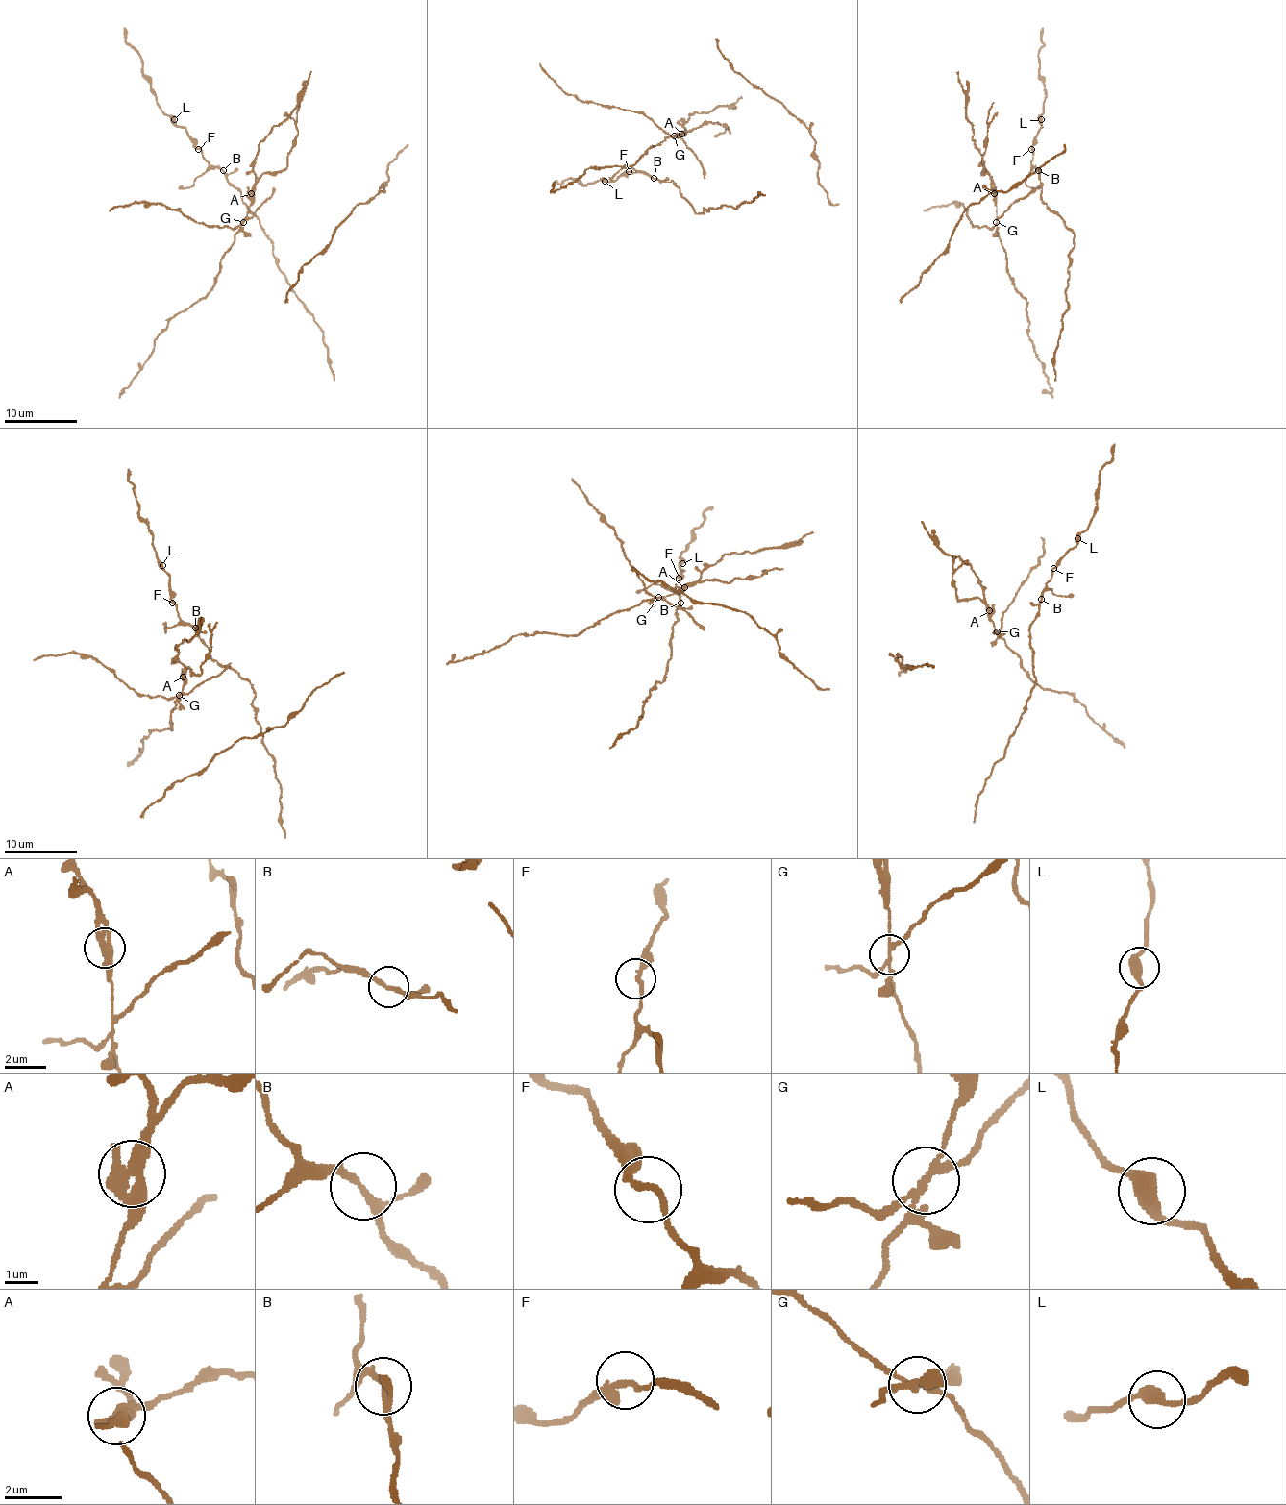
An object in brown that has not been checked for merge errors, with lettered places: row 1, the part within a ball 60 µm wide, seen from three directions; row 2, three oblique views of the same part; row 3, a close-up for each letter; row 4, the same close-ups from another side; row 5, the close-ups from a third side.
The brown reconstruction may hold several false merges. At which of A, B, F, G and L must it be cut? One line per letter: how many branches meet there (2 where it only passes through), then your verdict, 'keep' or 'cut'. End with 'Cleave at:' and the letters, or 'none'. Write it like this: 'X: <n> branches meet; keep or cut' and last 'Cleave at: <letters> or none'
A: 2 branches meet; cut
B: 3 branches meet; keep
F: 2 branches meet; keep
G: 4 branches meet; cut
L: 2 branches meet; keep
Cleave at: A, G

